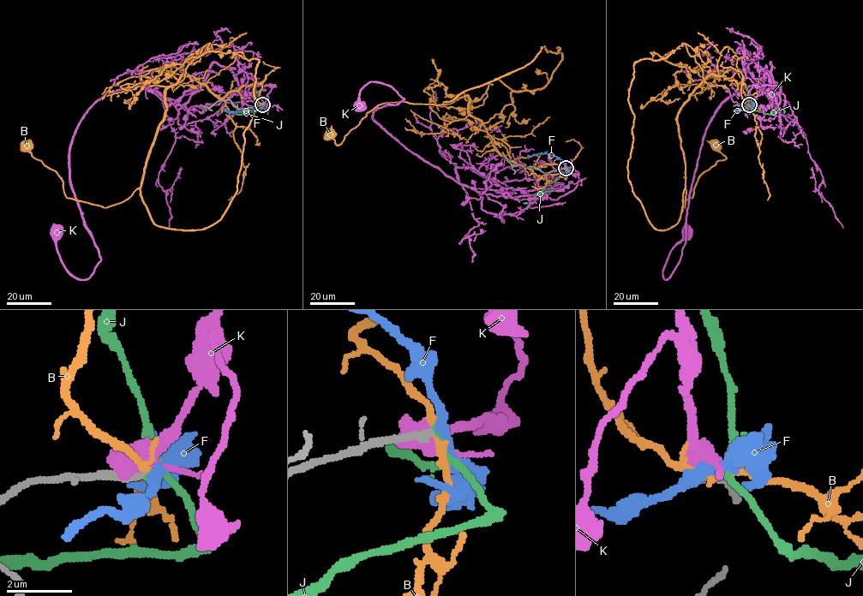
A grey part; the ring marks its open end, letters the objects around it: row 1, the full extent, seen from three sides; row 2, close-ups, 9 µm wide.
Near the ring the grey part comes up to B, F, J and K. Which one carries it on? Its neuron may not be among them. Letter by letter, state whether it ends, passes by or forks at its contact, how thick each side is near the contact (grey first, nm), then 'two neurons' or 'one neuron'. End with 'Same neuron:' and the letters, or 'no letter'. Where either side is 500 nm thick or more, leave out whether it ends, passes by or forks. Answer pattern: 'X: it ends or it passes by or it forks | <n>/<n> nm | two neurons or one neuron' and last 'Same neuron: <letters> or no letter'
B: it passes by | 240/240 nm | two neurons
F: it passes by | 240/300 nm | two neurons
J: it passes by | 240/90 nm | two neurons
K: 320/600 nm | two neurons
Same neuron: no letter

